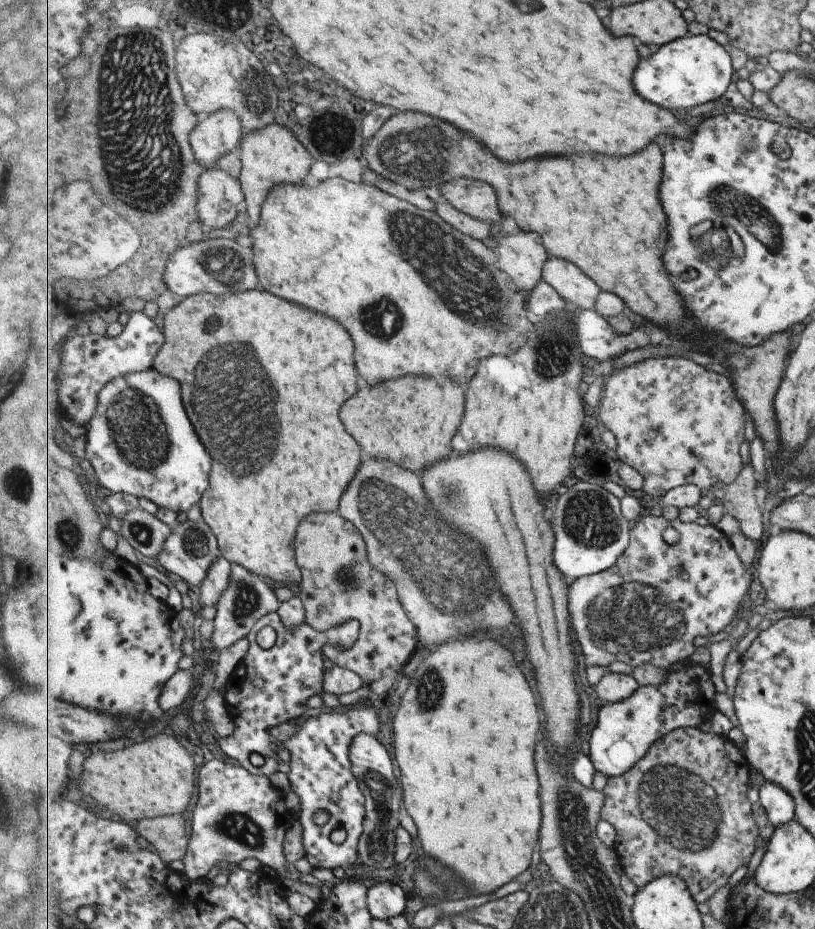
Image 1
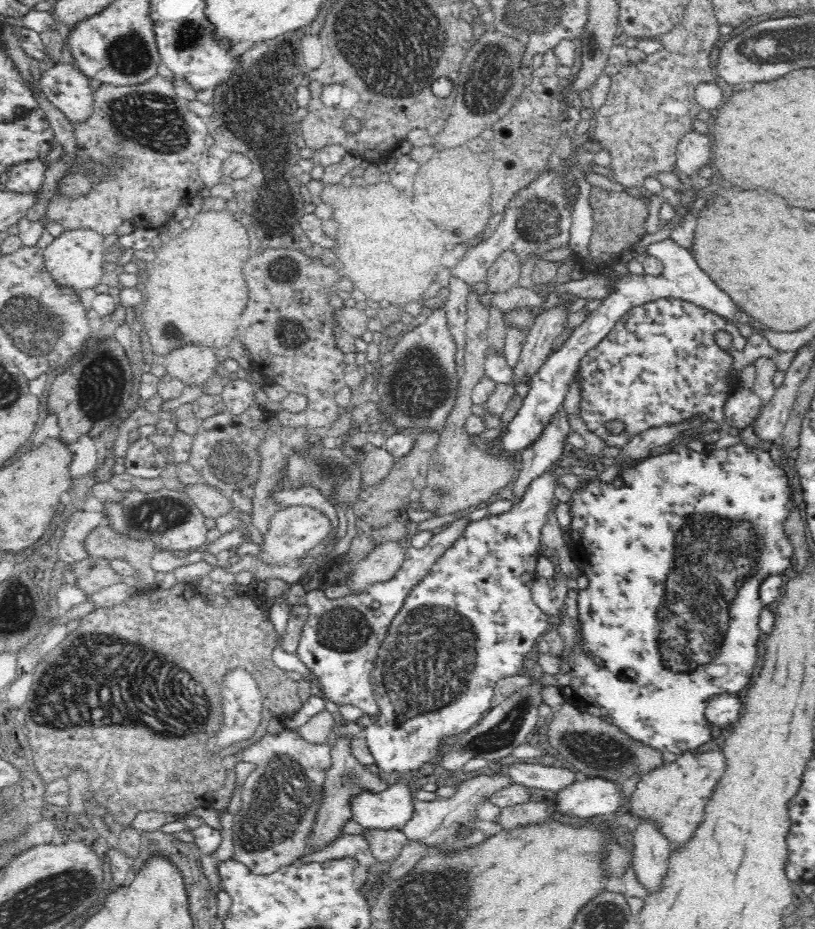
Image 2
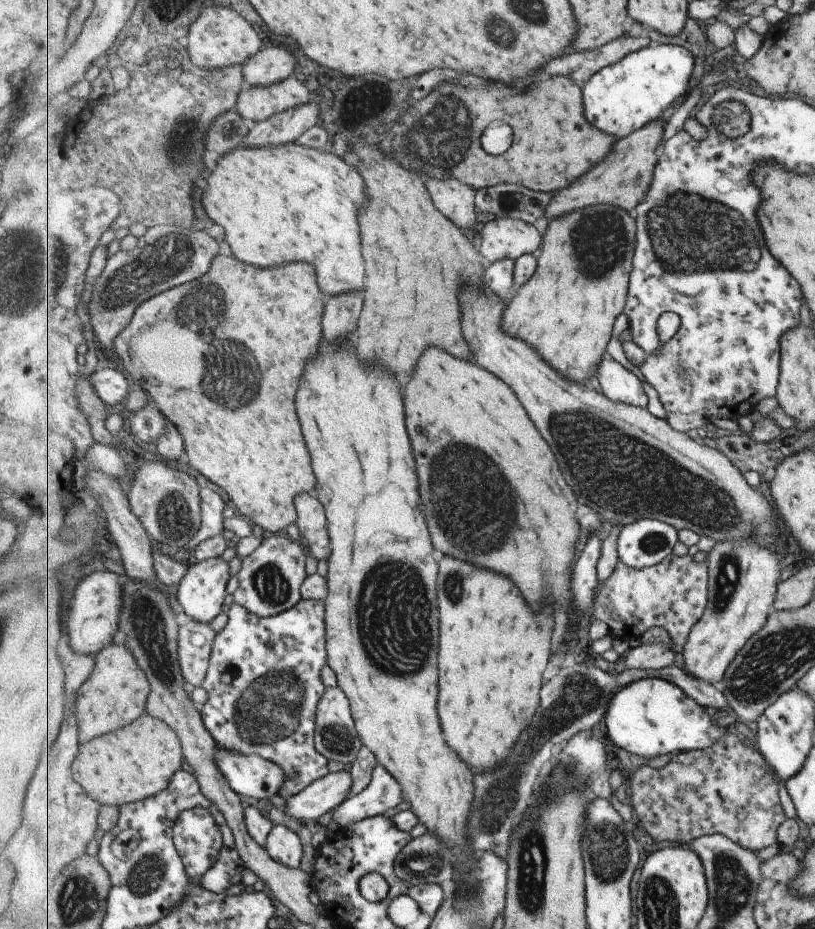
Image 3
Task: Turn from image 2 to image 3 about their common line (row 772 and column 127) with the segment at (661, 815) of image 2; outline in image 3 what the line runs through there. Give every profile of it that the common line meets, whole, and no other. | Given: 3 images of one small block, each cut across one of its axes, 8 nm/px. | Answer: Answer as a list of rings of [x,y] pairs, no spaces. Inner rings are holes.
[[[124,643],[111,644],[96,655],[95,672],[78,690],[78,727],[81,744],[135,722],[146,712],[152,684],[134,652]]]

